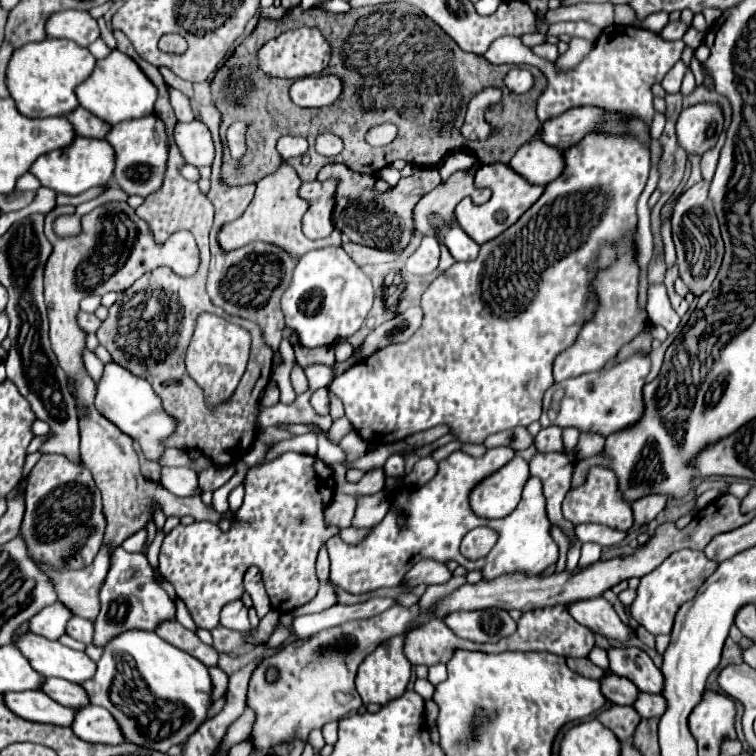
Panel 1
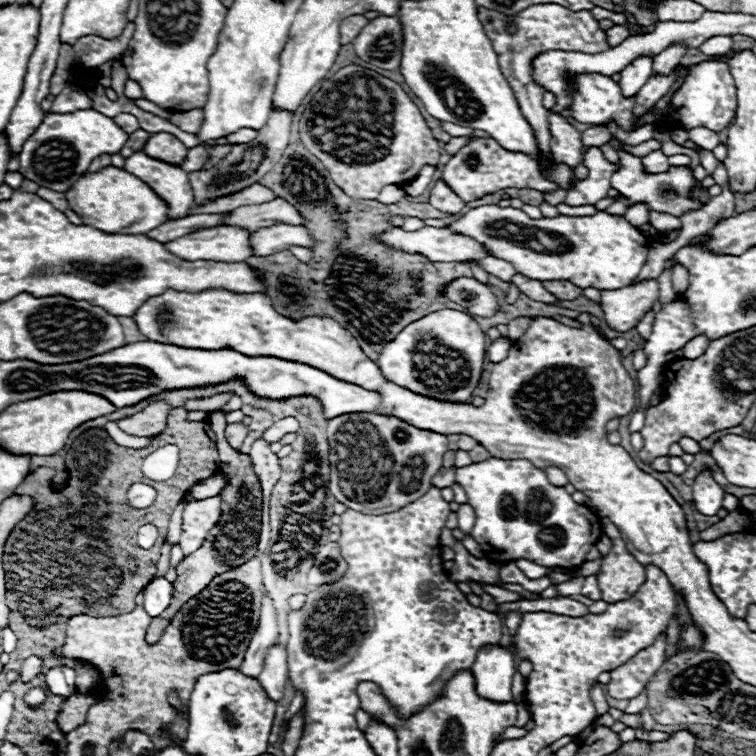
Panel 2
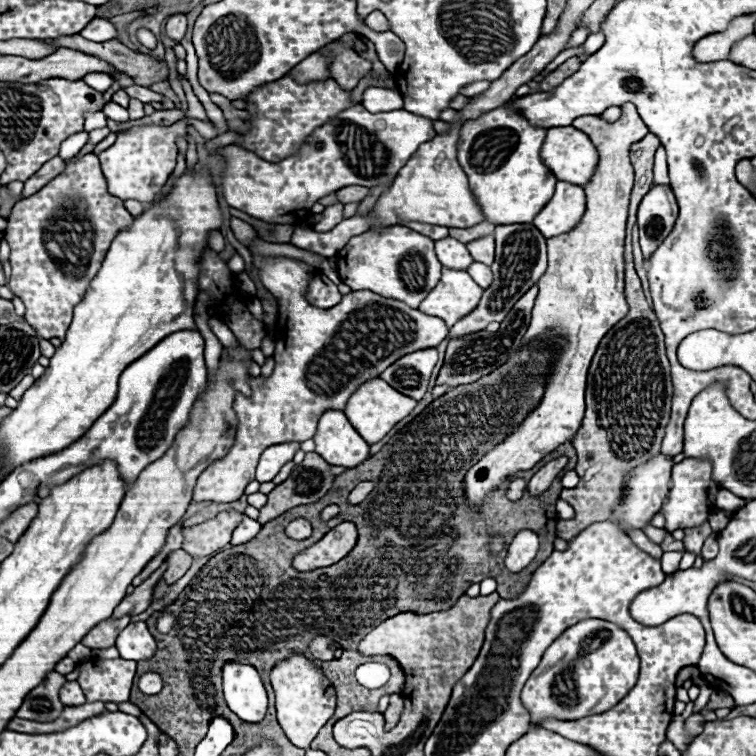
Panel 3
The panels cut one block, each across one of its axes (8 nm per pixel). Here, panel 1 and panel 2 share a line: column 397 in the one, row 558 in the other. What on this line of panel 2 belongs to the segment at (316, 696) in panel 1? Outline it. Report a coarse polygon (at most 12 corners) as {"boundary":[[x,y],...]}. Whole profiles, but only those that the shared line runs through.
{"boundary":[[602,518],[612,550],[596,576],[612,604],[638,592],[646,568],[626,550],[620,530]]}

